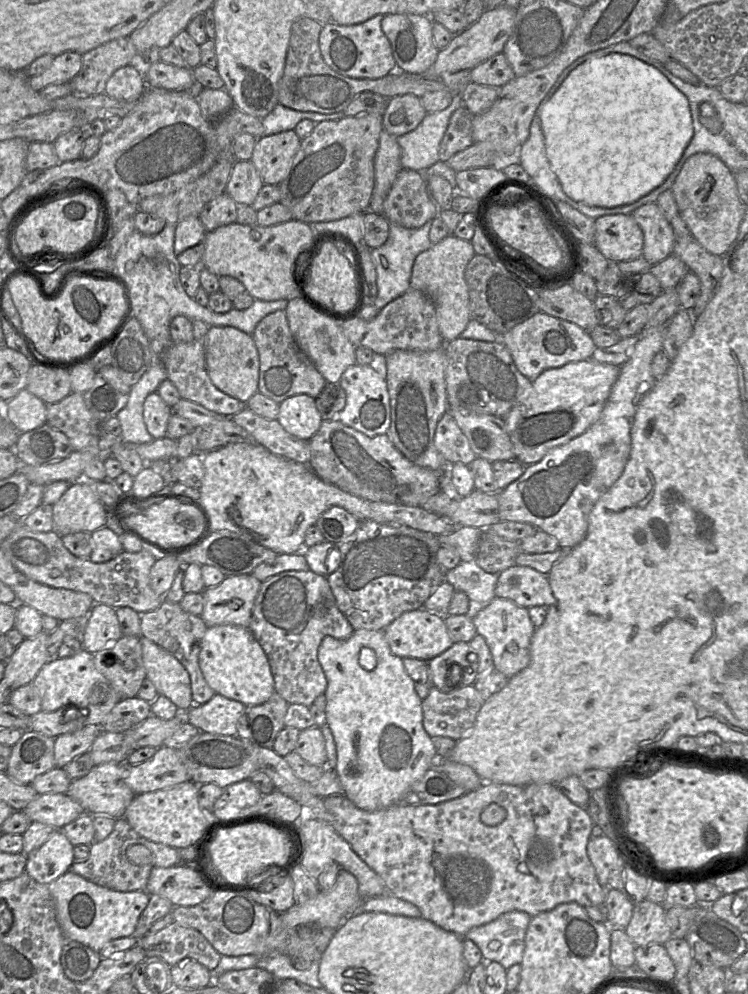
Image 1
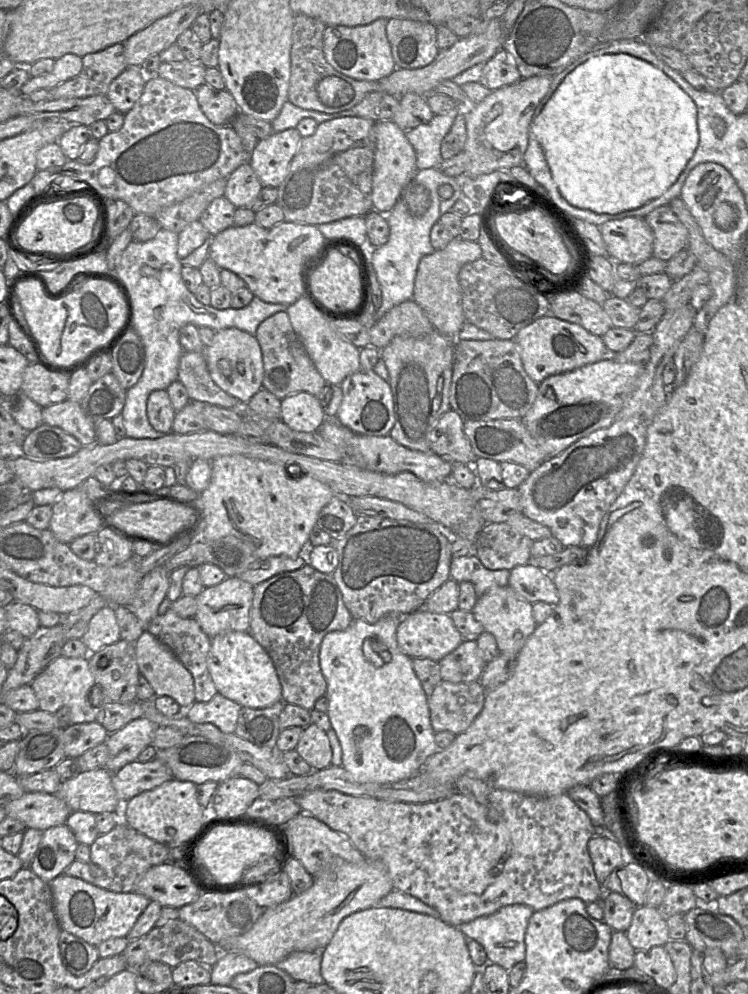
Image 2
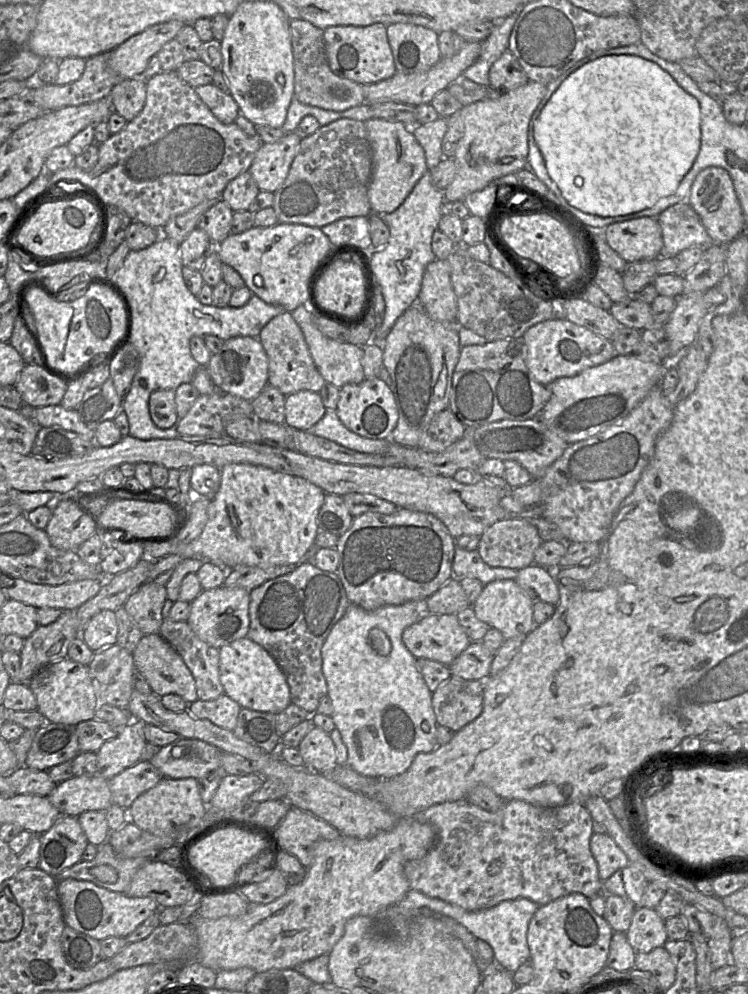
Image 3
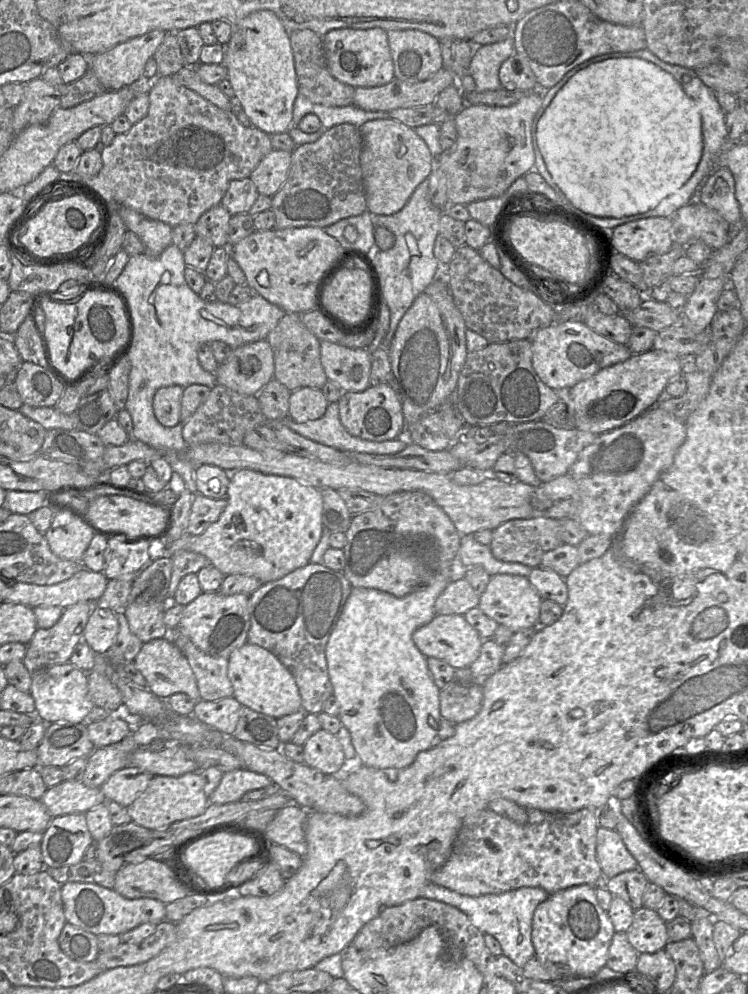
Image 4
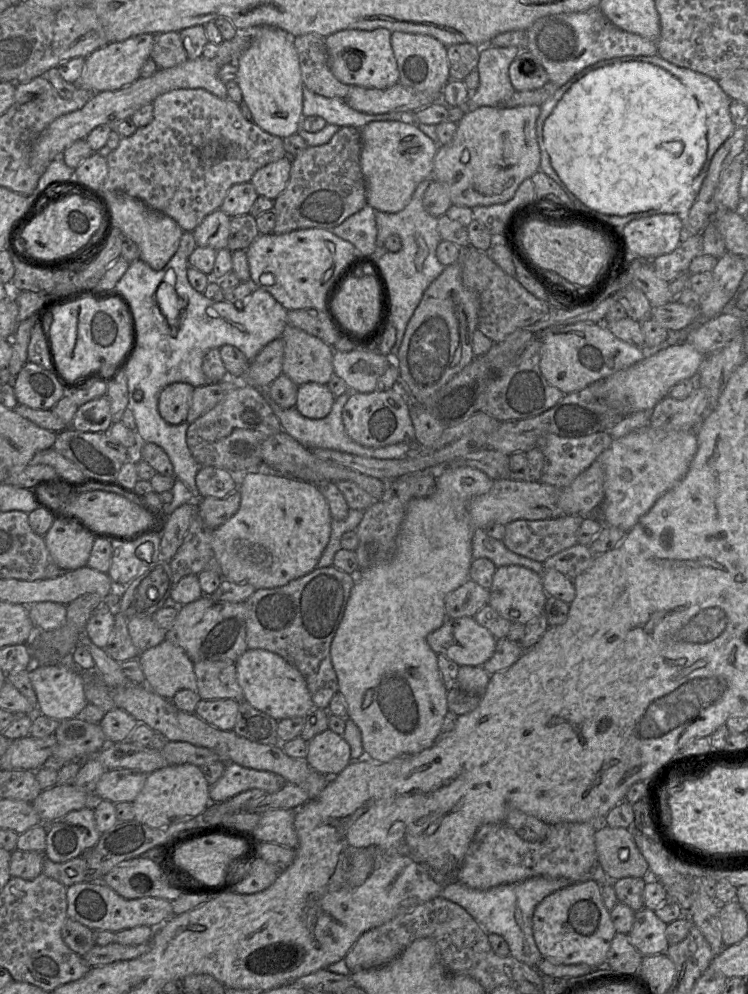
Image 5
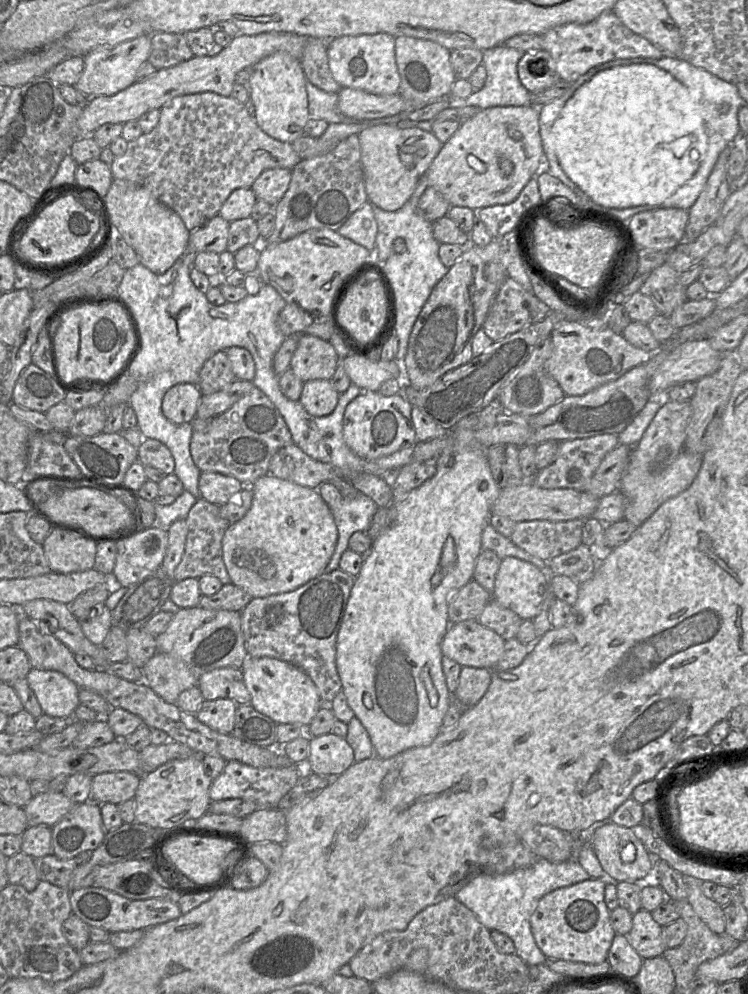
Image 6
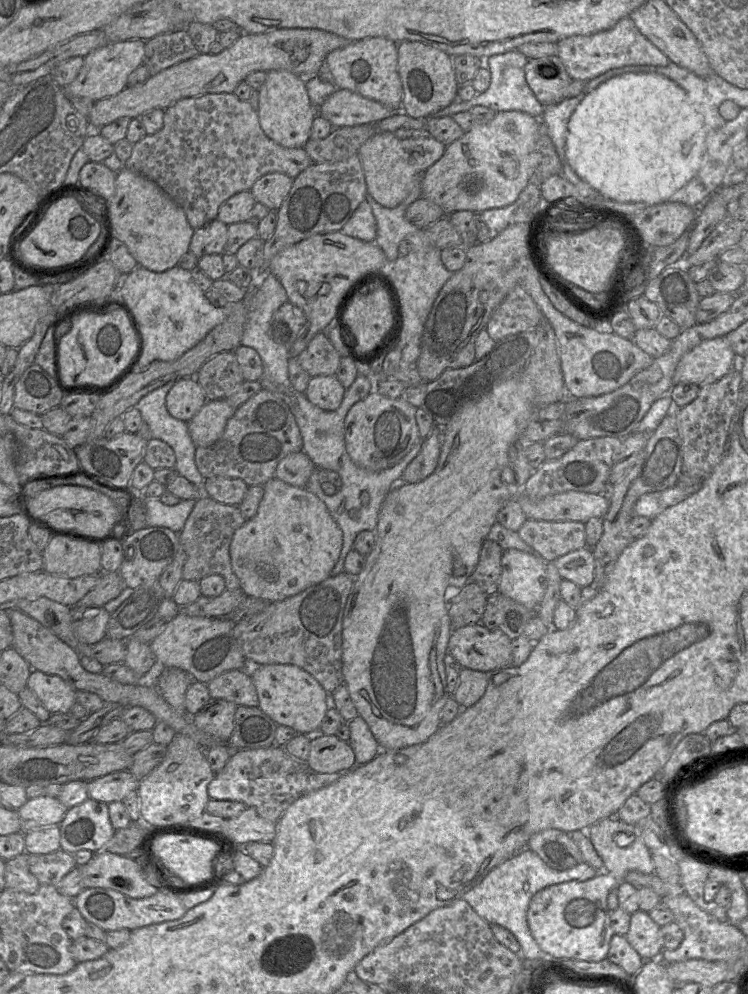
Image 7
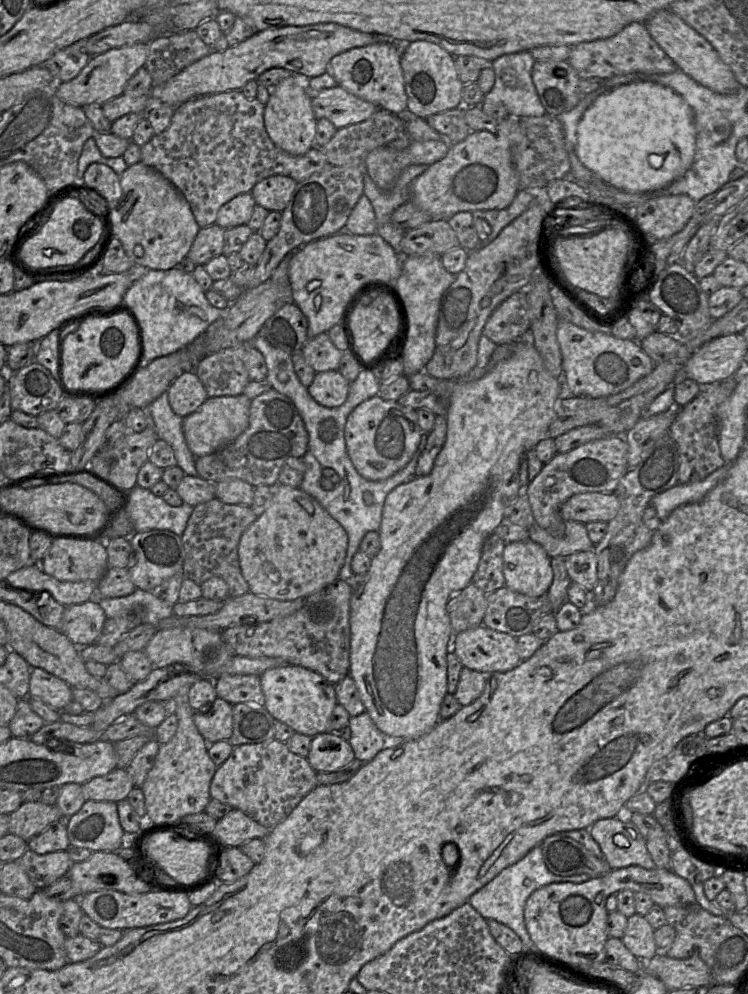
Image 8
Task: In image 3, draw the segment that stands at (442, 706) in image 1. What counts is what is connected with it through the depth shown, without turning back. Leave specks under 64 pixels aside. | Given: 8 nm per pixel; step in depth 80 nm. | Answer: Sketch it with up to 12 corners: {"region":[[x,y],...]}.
{"region":[[451,676],[432,693],[437,725],[481,714],[482,681]]}

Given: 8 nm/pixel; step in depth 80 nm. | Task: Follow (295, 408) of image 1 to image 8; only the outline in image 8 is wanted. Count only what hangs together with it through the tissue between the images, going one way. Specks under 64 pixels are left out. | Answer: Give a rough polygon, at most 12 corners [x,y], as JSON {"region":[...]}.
{"region":[[337,370],[317,372],[307,389],[318,404],[346,401],[351,383]]}

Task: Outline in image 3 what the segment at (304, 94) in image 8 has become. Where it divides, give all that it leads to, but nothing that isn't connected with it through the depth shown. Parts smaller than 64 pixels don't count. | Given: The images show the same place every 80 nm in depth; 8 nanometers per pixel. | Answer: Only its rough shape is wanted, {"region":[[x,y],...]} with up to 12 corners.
{"region":[[245,1],[221,44],[228,93],[281,129],[294,98],[290,22]]}

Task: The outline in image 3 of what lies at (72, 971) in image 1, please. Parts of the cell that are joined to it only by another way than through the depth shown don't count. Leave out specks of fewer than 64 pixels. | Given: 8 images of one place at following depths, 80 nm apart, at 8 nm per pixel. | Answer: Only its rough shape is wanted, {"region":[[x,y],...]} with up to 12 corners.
{"region":[[67,925],[68,963],[89,969],[103,959],[99,940]]}

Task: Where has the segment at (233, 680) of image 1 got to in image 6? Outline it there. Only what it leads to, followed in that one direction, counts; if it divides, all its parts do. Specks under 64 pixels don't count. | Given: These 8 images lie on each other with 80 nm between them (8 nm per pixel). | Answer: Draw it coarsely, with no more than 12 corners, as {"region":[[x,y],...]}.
{"region":[[248,657],[251,704],[276,724],[307,726],[324,705],[308,674]]}

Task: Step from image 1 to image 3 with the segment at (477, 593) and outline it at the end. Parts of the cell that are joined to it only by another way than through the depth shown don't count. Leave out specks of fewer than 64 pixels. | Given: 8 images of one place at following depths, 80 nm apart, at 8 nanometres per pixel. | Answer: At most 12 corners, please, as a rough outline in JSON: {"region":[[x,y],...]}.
{"region":[[456,547],[453,578],[486,585],[515,580],[517,570],[490,567],[477,550]]}

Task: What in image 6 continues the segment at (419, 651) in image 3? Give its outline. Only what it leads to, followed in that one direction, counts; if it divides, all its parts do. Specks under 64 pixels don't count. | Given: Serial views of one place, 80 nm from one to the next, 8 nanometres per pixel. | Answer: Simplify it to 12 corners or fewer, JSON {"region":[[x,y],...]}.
{"region":[[477,619],[453,623],[443,656],[492,670],[505,639]]}

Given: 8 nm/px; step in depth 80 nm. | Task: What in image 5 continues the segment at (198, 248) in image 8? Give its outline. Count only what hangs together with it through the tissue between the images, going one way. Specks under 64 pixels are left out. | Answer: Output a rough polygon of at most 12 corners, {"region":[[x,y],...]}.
{"region":[[221,209],[192,232],[197,246],[228,248],[231,217]]}

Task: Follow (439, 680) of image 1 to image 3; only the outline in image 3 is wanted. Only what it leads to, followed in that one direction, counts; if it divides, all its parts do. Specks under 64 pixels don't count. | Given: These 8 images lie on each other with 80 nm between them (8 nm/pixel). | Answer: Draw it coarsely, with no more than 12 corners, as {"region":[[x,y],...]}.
{"region":[[481,641],[449,665],[451,675],[484,681],[494,655]]}

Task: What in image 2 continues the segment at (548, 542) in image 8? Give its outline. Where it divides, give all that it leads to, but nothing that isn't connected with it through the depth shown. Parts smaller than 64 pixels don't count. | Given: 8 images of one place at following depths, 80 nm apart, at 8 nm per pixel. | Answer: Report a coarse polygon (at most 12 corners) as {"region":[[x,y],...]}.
{"region":[[487,523],[475,555],[489,570],[528,564],[534,541]]}

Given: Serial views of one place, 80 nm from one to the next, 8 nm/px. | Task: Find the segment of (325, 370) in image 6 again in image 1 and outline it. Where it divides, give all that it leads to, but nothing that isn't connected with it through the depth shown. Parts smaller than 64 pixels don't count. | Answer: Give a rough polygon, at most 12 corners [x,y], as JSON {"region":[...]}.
{"region":[[285,311],[257,324],[258,392],[313,398],[327,381],[296,343]]}

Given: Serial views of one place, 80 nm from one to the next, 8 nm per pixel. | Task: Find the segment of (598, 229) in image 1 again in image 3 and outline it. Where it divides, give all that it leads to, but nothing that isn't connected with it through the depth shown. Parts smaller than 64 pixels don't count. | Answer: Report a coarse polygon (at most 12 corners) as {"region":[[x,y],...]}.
{"region":[[657,218],[605,227],[626,262],[655,260],[663,239]]}

